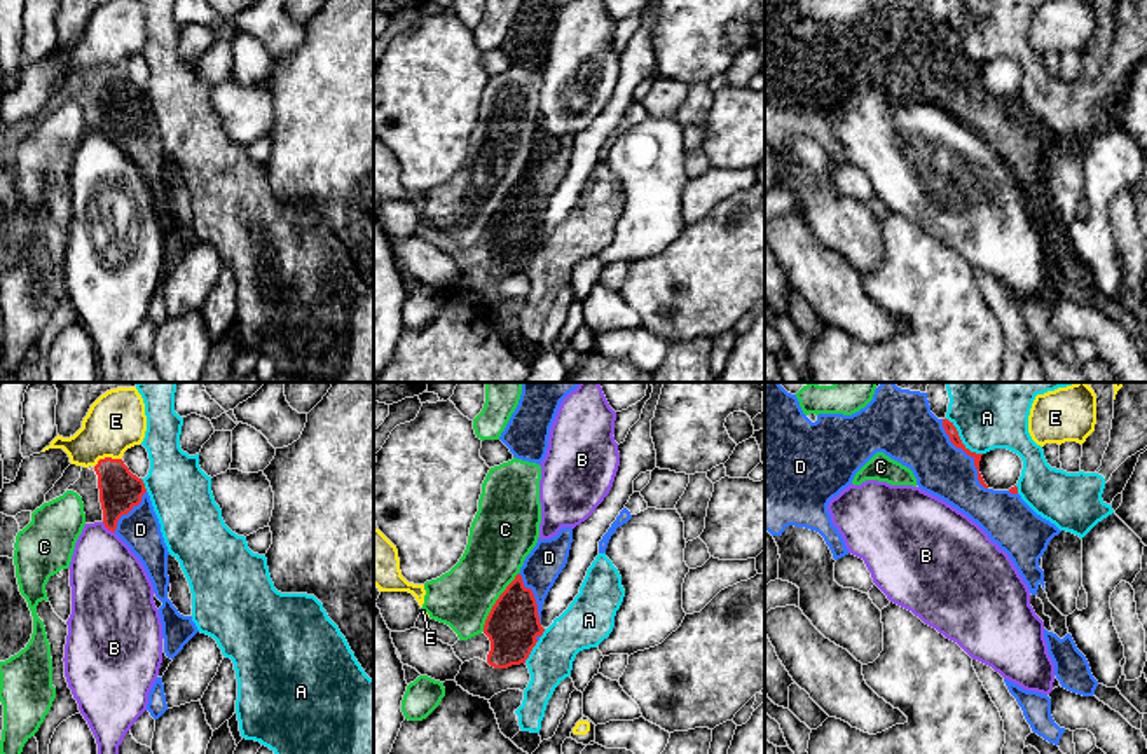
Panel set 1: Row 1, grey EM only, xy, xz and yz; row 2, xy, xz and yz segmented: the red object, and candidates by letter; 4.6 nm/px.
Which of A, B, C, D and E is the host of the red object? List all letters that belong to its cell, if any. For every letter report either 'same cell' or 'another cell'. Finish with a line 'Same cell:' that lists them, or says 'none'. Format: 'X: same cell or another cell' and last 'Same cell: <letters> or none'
A: another cell
B: another cell
C: another cell
D: same cell
E: another cell
Same cell: D

